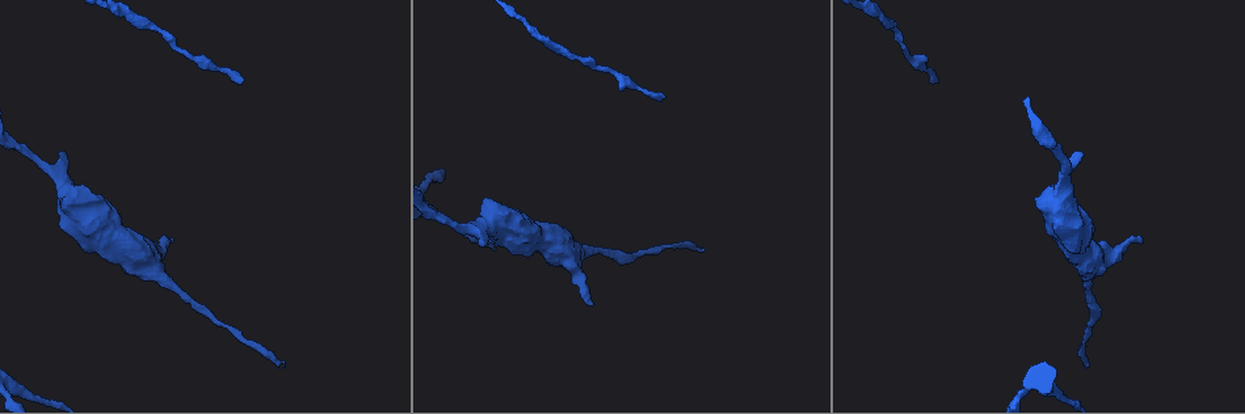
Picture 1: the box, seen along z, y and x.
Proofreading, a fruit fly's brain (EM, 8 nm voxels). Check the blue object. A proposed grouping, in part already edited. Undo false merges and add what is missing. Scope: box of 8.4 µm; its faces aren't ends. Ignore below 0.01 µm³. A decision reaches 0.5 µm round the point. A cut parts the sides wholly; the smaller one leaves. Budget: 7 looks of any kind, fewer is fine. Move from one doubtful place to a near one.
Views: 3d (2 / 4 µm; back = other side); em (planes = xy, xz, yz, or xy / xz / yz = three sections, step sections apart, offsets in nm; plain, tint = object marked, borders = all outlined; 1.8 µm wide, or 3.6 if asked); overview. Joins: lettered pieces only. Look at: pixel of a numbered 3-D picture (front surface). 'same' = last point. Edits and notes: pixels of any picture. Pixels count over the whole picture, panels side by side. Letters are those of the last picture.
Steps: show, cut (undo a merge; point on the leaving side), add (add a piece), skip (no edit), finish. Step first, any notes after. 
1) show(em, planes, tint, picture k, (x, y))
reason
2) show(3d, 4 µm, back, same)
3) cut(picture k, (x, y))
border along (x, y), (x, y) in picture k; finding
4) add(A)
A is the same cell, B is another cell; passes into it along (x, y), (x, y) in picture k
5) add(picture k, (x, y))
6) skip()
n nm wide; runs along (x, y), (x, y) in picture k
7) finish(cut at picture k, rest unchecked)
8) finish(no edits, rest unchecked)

show(3d, 4 µm, picture 1, (482, 237))
free end

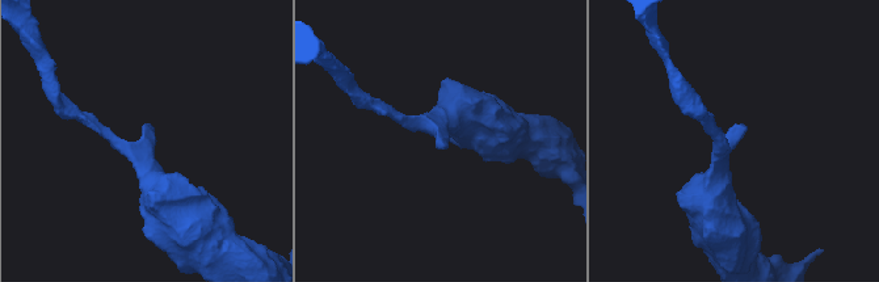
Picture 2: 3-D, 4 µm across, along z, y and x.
show(em, yz, step 16, tint, picture 2, (439, 134))
now the EM

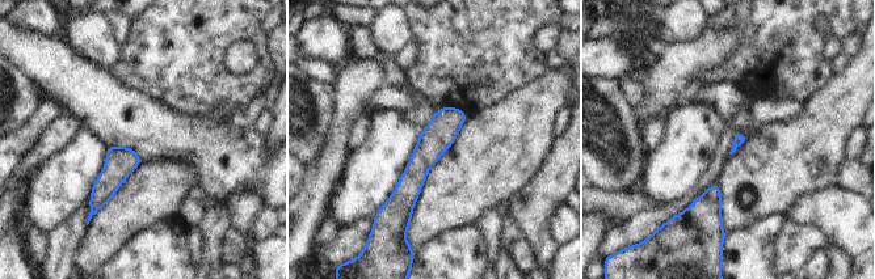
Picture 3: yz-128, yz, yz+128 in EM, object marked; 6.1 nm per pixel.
show(em, planes, borders, same)

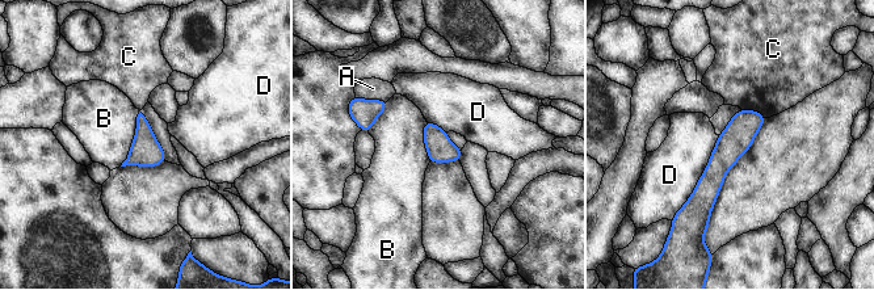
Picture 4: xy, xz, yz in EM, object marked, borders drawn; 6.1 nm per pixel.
skip()
A, B, C and D are other cells; runs along (752, 113), (709, 184), (705, 217) in picture 4; none of them fits

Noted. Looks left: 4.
show(em, yz, step 4, borders, picture 1, (1140, 238))
branch stops here

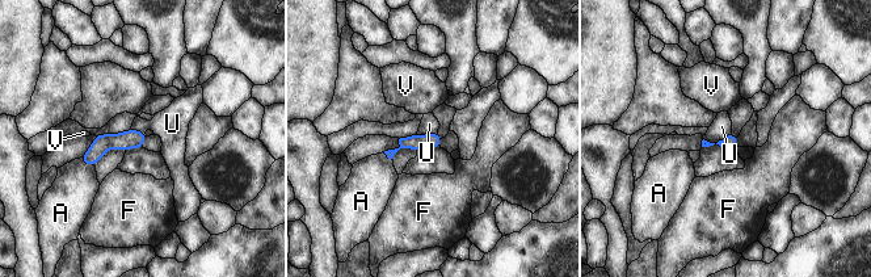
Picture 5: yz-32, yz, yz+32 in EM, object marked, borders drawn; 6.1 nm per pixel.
skip()
U touches over 130 nm; A, F, U and V are other cells; border along (437, 131), (417, 134) in picture 5; none of them fits

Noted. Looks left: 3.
show(3d, 4 µm, picture 1, (665, 97))
branch stops here

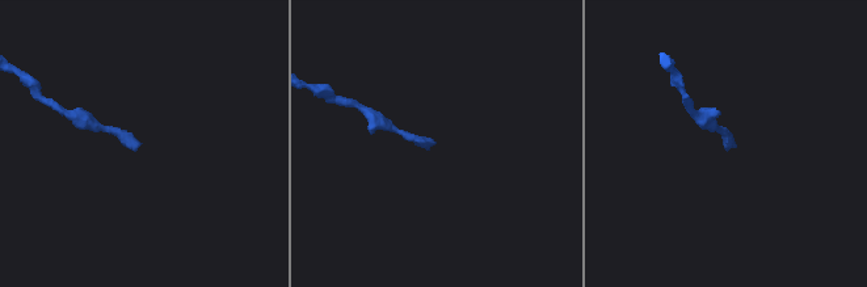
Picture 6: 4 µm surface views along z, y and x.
show(em, planes, borders, picture 6, (731, 145))
need the tissue

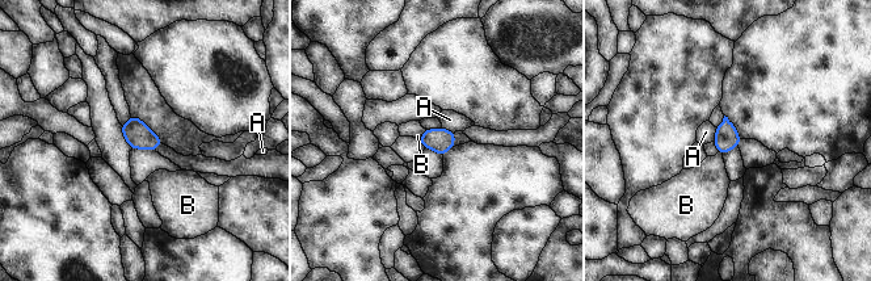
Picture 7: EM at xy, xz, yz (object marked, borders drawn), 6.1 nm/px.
skip()
150 nm wide; A and B are other cells; none of them fits

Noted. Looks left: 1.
finish(no edits, rest unchecked)

